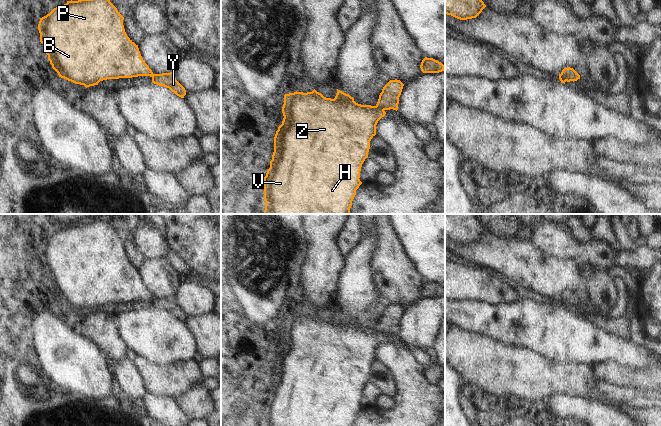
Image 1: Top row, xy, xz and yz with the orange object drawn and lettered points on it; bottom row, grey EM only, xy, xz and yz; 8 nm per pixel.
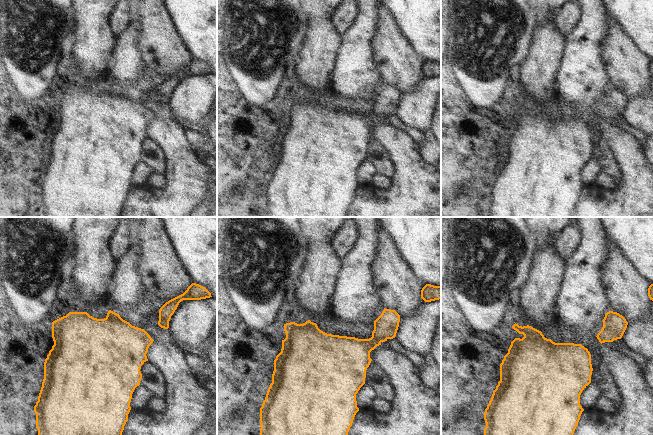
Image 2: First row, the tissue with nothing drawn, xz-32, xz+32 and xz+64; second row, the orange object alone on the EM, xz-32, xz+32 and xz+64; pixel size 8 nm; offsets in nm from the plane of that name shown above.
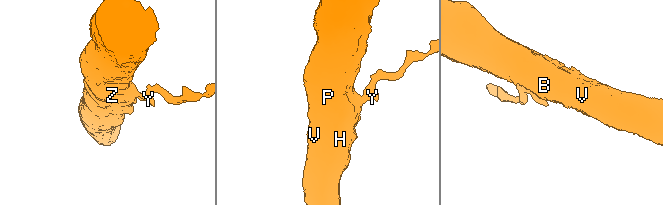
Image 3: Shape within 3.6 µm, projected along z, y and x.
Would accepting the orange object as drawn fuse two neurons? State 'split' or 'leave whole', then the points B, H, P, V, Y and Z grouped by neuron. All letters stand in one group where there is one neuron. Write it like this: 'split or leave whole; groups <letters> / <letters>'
split; groups B H P V Z / Y

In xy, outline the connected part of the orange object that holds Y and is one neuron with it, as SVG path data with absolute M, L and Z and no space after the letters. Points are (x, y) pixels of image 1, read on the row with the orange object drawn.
M174 72L153 74L152 83L169 88L172 92L181 98L184 98L186 95L185 88L176 80L174 77Z

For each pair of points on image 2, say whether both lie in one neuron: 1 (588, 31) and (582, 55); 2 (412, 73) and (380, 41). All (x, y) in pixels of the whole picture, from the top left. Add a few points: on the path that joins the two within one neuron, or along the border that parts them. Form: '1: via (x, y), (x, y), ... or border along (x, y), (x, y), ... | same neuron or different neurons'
1: via (588, 37), (582, 49) | same neuron
2: via (404, 65), (388, 49) | same neuron

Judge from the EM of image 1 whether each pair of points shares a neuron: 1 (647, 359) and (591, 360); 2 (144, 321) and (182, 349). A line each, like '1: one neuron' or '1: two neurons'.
1: one neuron
2: one neuron

